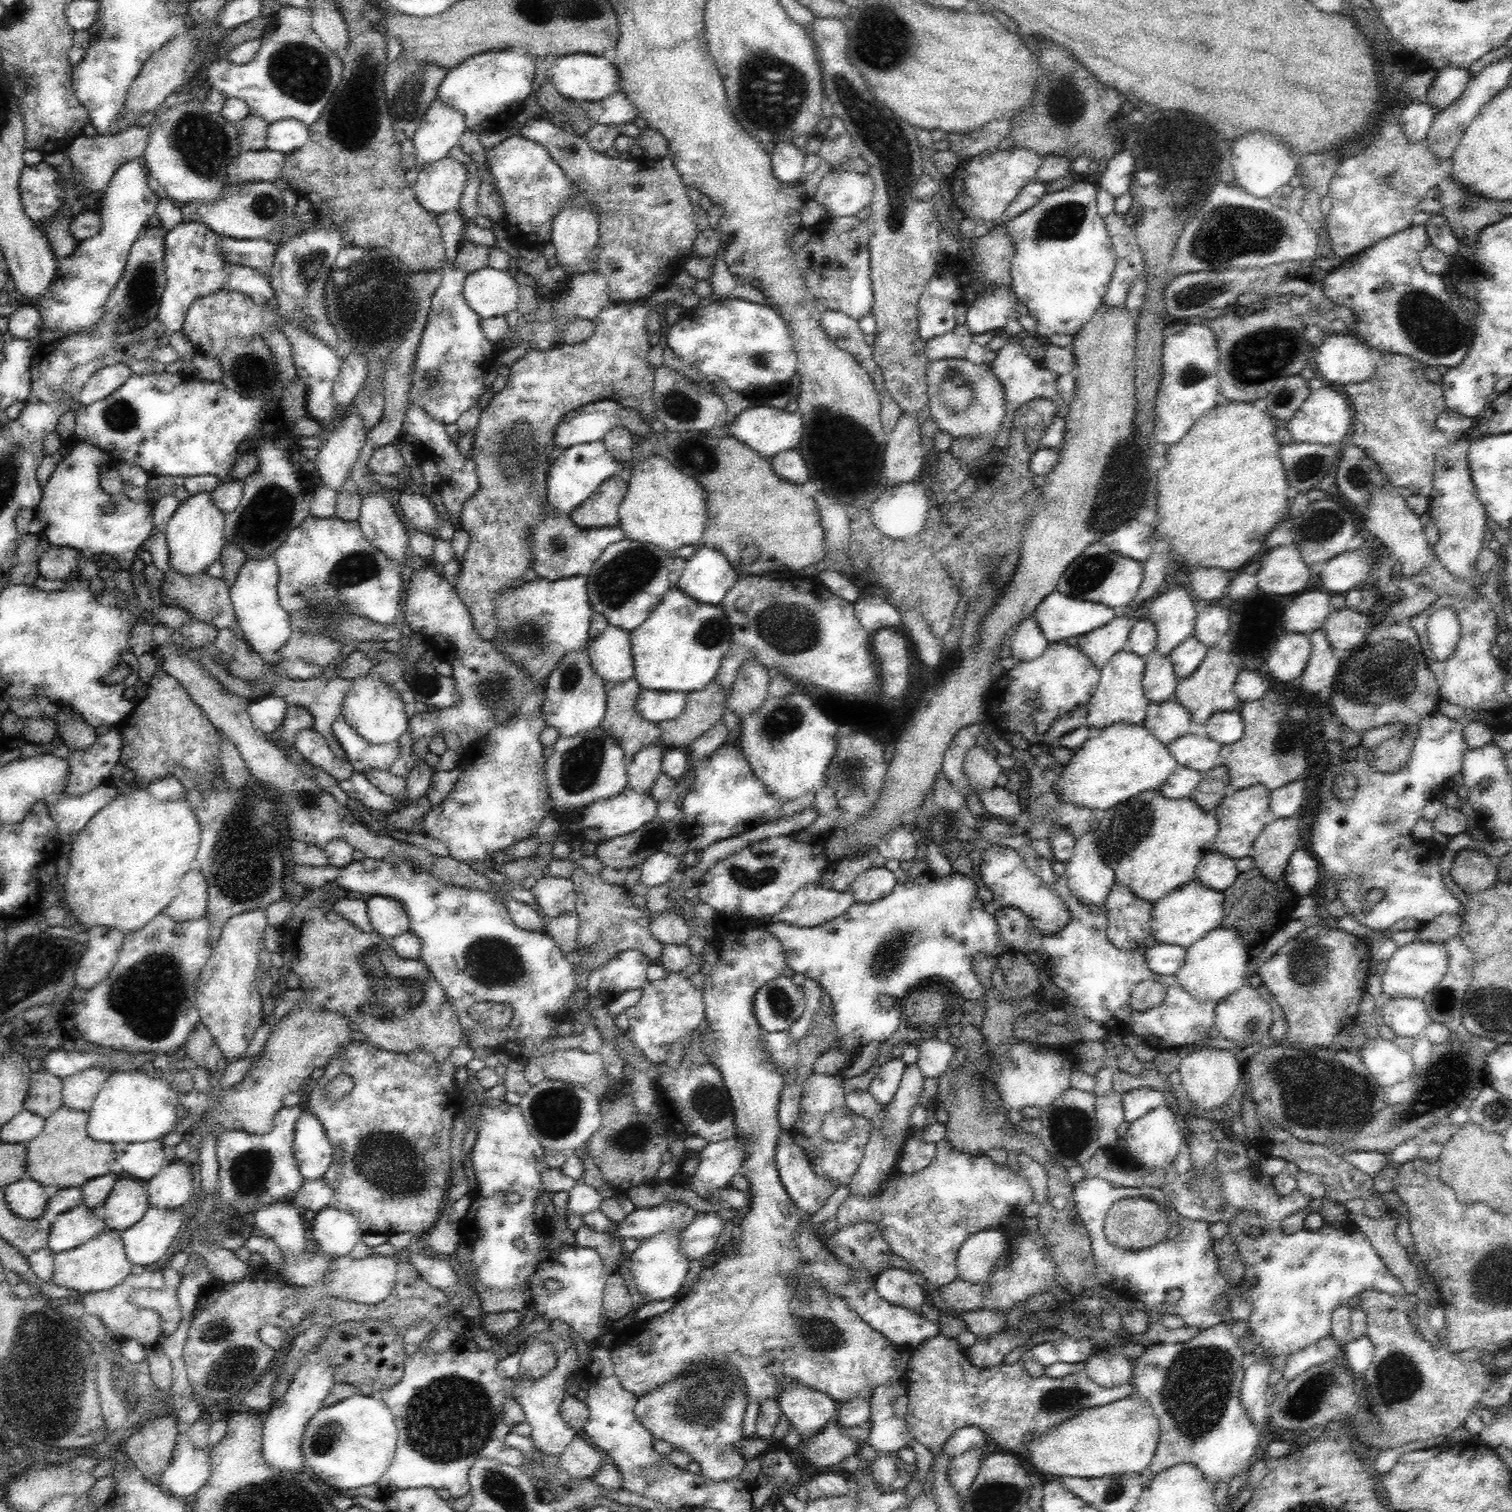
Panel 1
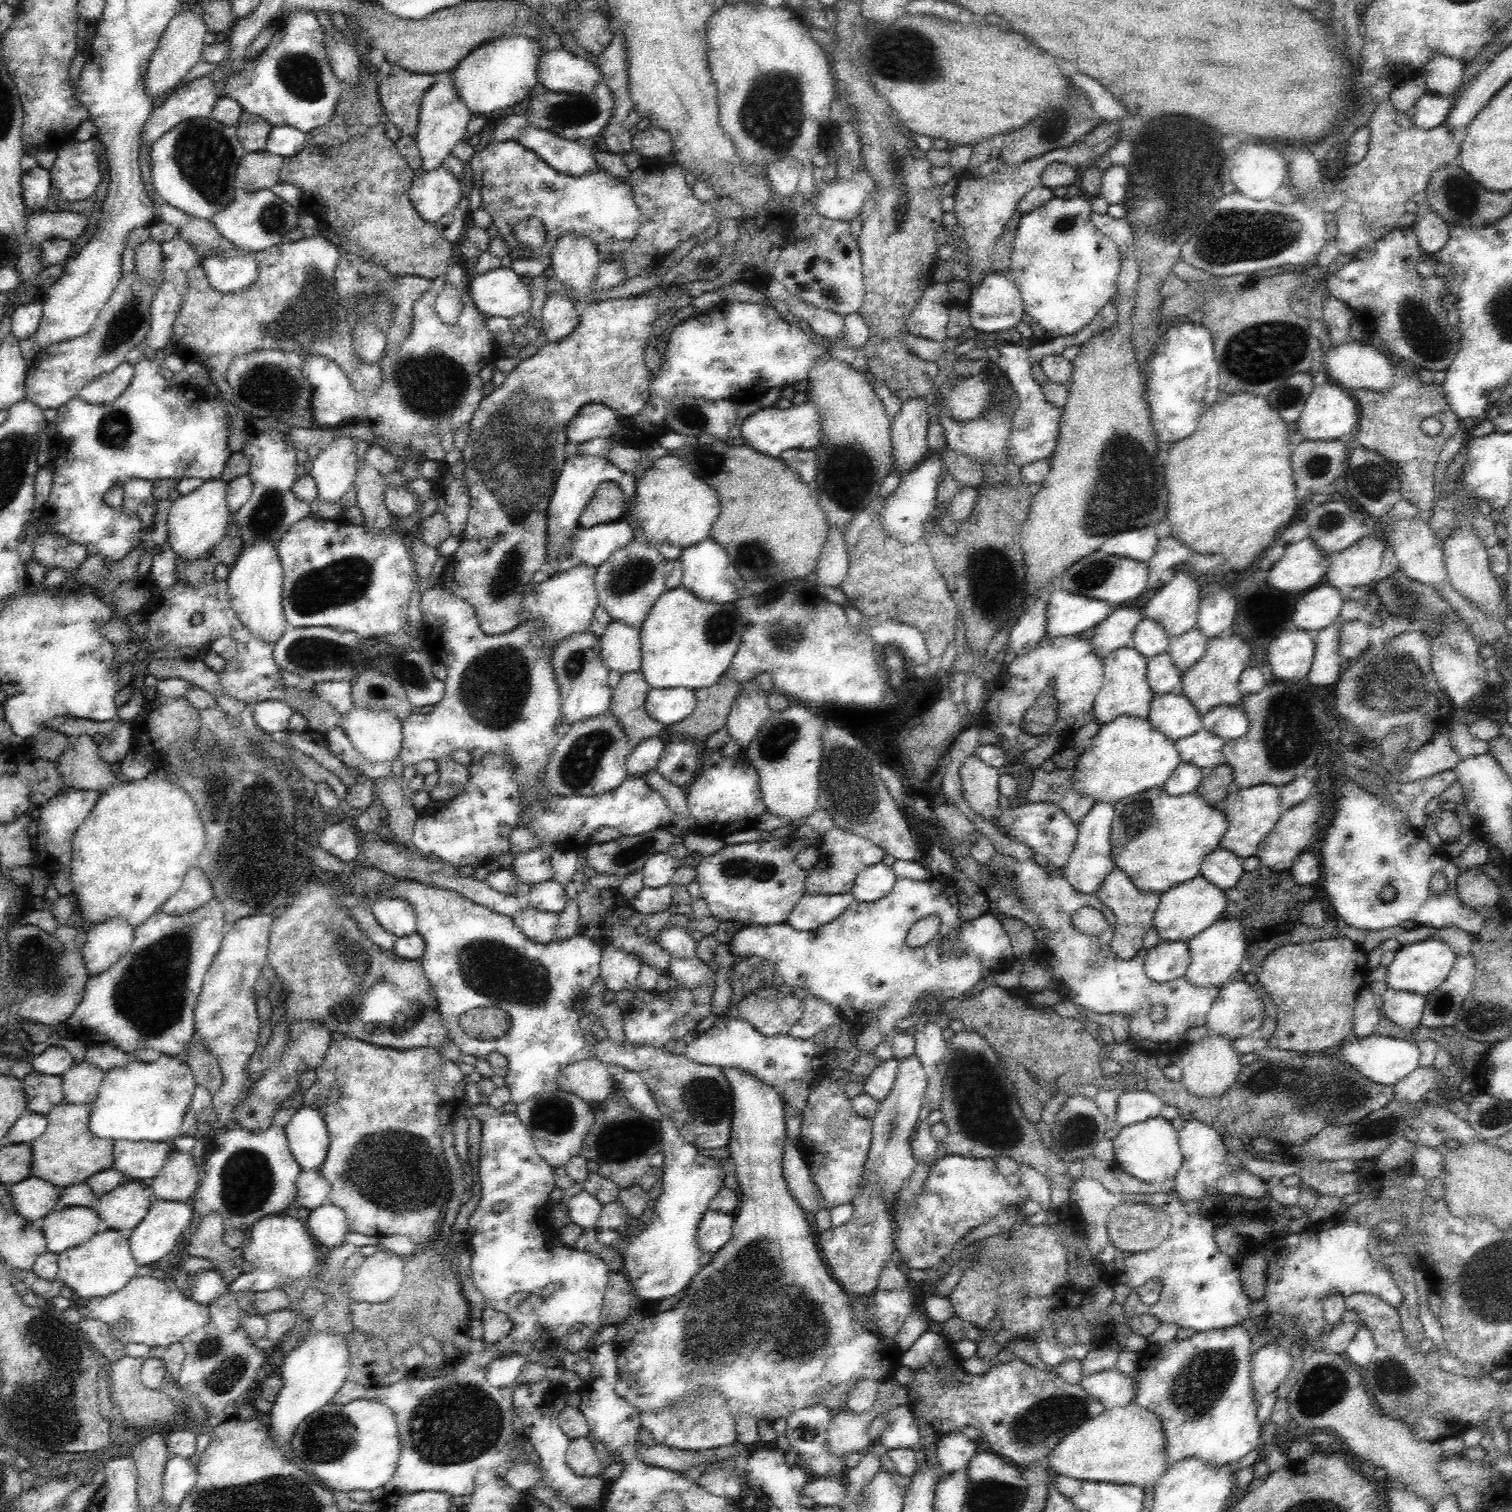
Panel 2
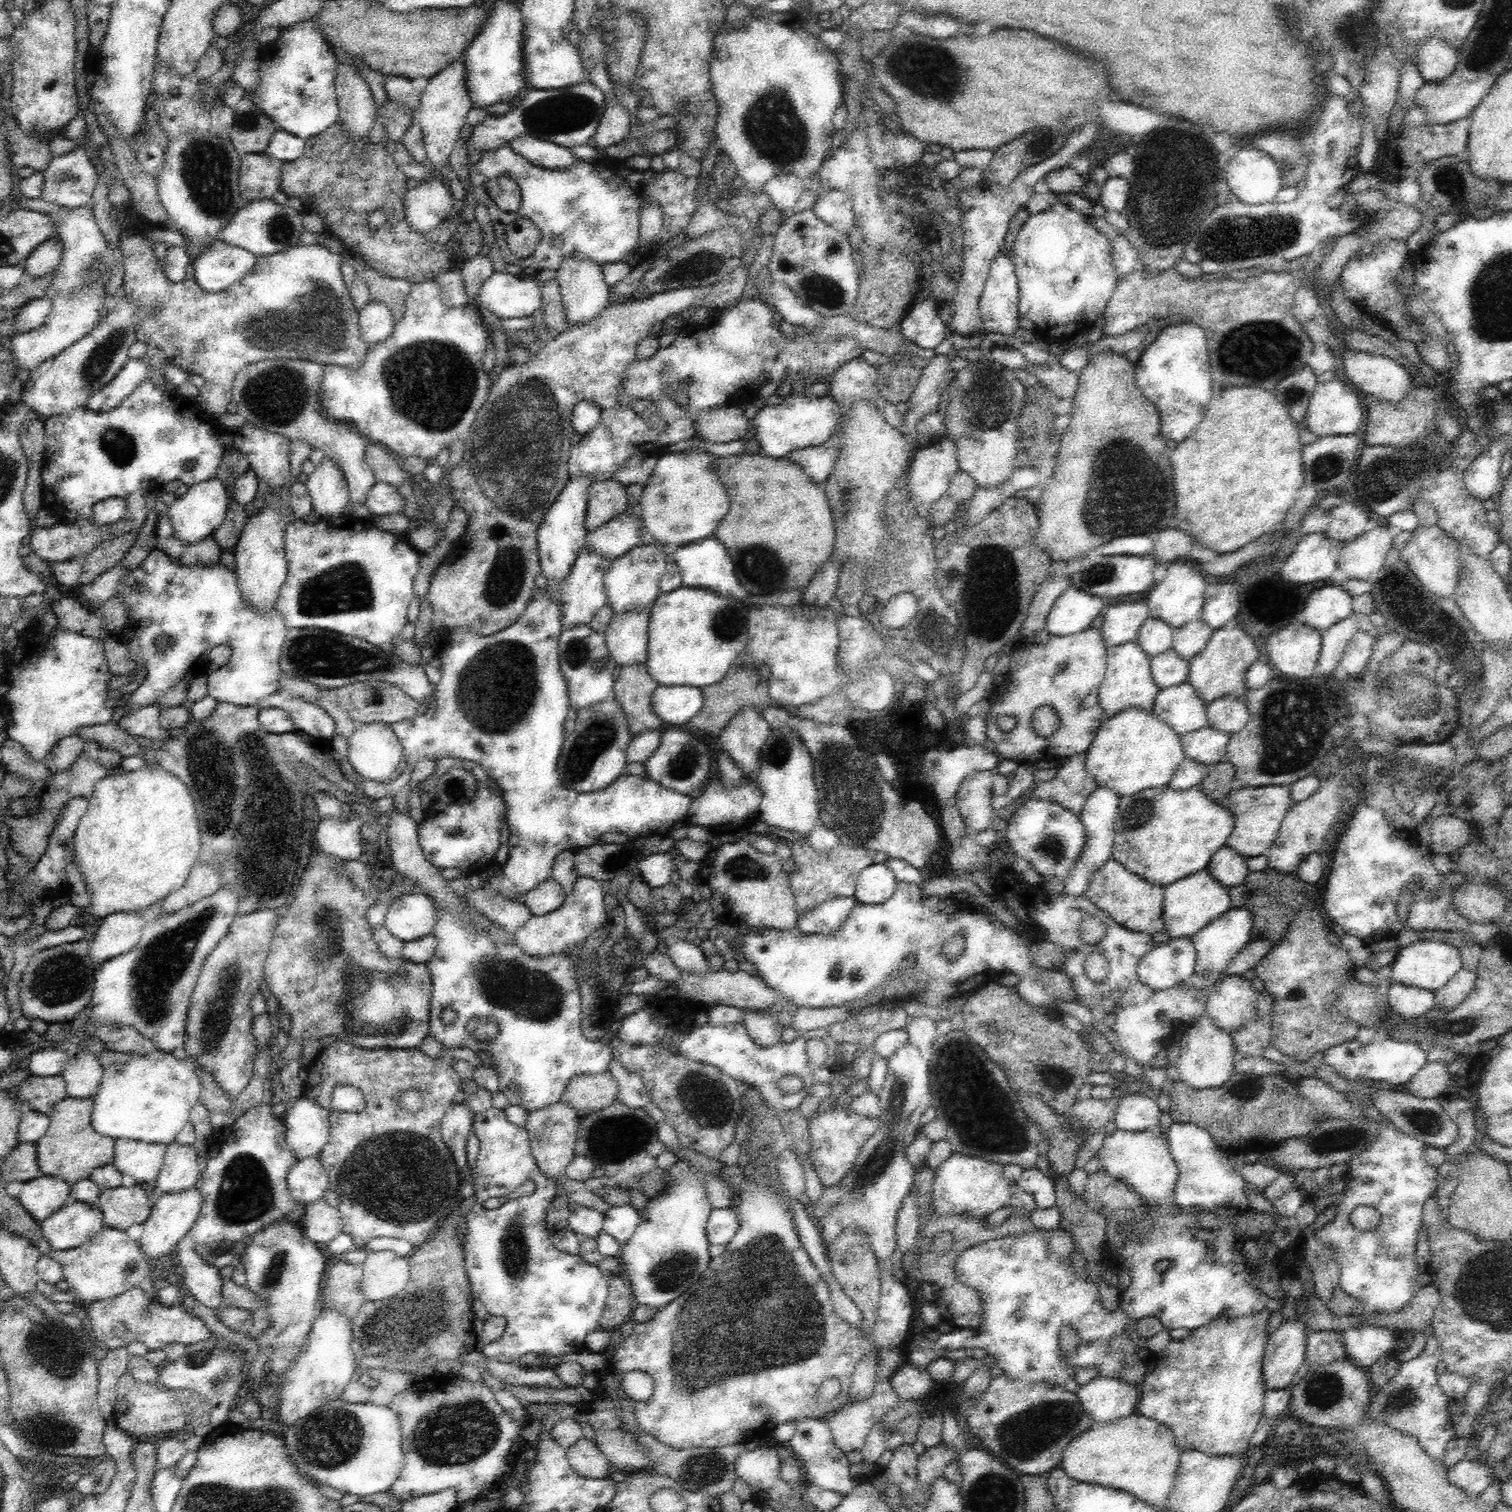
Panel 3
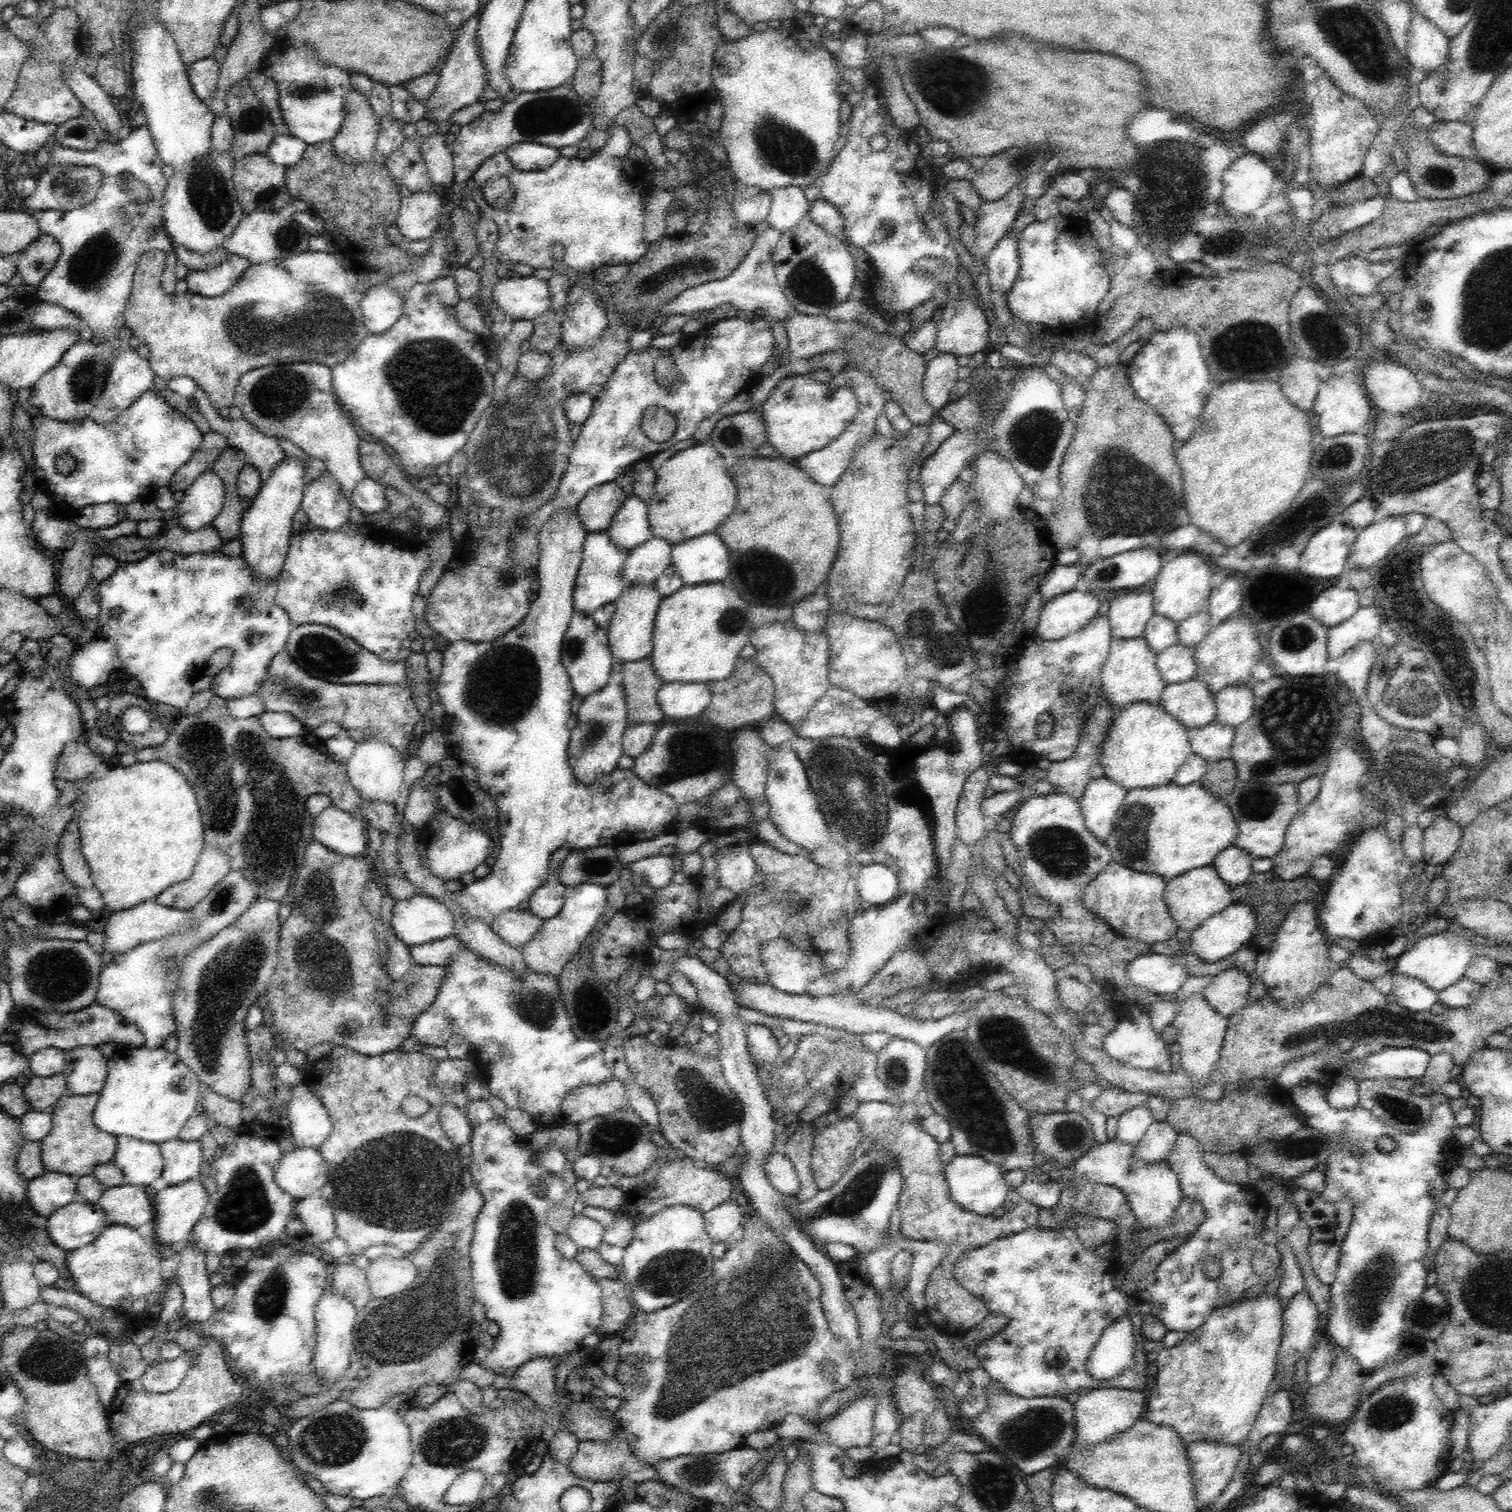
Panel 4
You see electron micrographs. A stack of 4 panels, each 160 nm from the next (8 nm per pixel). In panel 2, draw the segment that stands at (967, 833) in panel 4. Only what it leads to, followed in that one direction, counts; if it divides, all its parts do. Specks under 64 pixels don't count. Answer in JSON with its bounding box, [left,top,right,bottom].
[959,754,1001,817]

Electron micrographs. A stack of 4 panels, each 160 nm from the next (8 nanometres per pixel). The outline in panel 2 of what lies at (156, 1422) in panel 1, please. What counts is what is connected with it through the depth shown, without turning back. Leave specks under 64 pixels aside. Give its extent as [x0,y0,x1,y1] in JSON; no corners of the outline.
[131,1432,170,1507]

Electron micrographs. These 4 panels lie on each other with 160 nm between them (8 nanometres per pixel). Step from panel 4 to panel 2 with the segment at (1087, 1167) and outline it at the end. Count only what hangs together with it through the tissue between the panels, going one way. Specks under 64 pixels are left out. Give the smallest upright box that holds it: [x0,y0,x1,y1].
[1113,1114,1184,1182]

